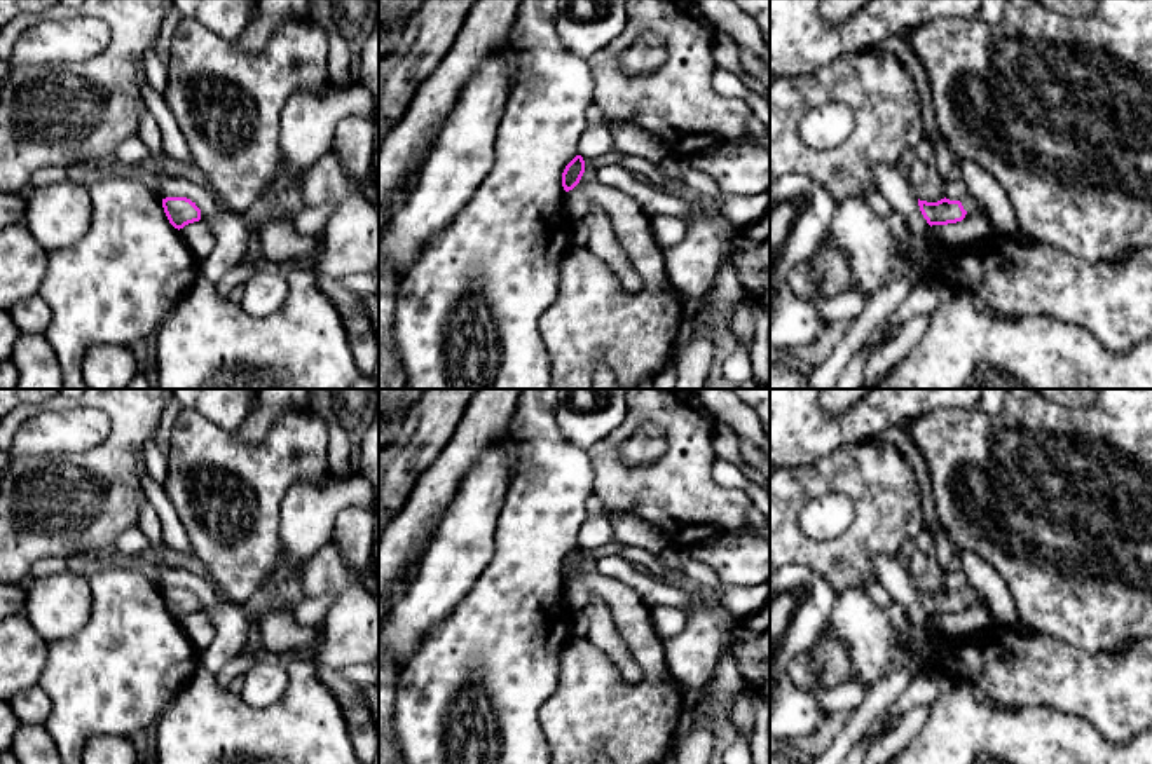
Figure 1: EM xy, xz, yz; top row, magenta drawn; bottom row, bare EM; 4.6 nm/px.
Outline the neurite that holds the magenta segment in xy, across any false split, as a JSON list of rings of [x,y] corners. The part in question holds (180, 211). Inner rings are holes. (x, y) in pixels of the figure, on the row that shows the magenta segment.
[[[166,197],[162,208],[169,223],[178,230],[201,220],[201,209],[187,197]]]

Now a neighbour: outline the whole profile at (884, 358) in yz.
[[[930,316],[909,317],[888,340],[871,351],[864,366],[862,385],[874,385],[916,345],[929,328]]]

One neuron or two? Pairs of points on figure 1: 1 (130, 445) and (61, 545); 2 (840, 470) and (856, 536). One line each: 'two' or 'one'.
1: one
2: one

